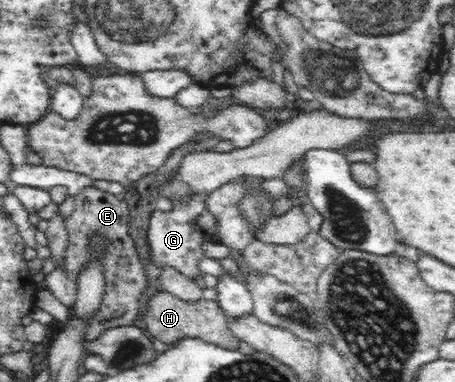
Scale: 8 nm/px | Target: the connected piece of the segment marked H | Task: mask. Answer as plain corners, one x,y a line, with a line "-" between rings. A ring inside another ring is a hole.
160,288
156,294
148,298
148,302
144,306
142,322
146,324
145,331
151,338
159,339
168,345
189,336
206,339
222,348
238,349
239,340
231,335
227,327
227,315
219,308
217,300
212,301
204,298
197,301
182,300

